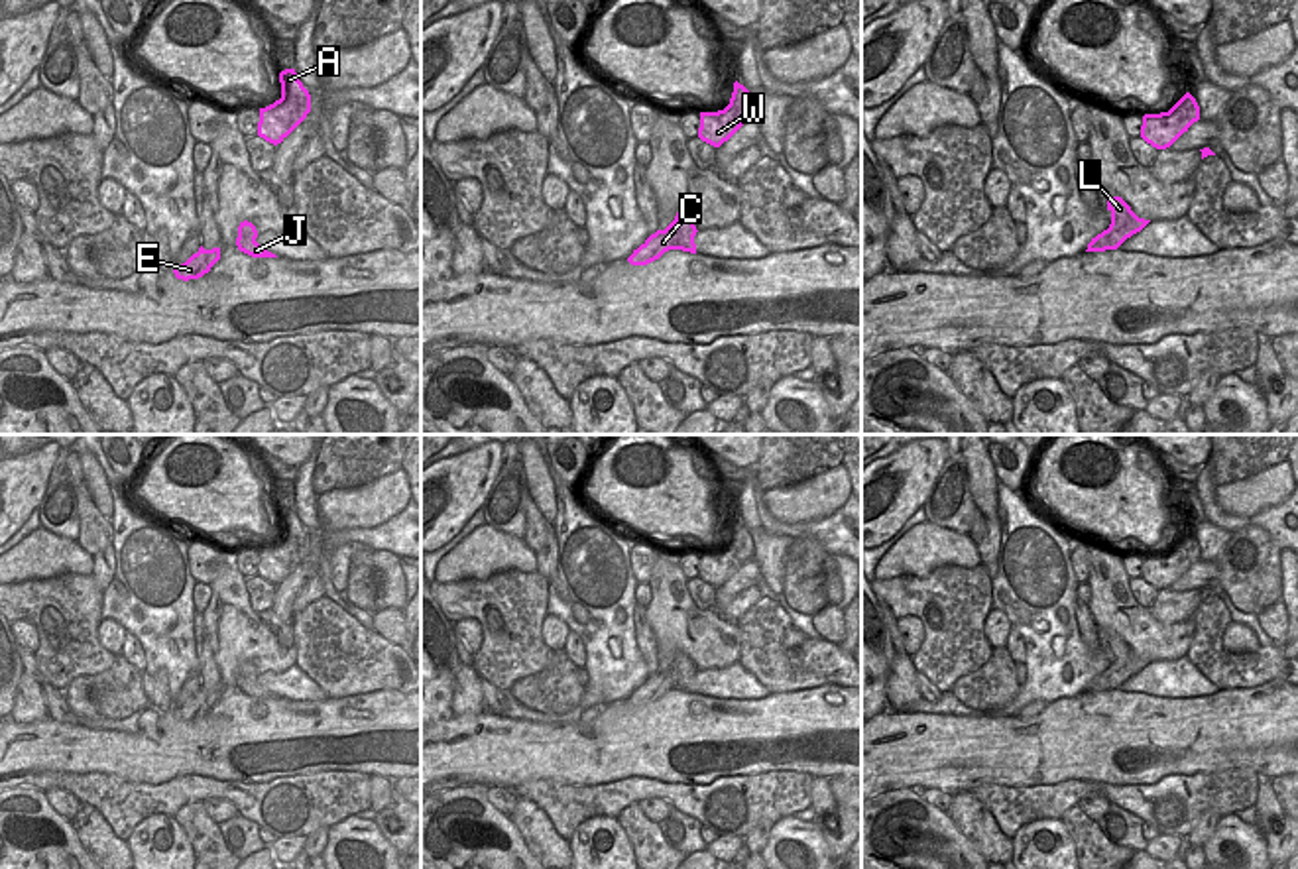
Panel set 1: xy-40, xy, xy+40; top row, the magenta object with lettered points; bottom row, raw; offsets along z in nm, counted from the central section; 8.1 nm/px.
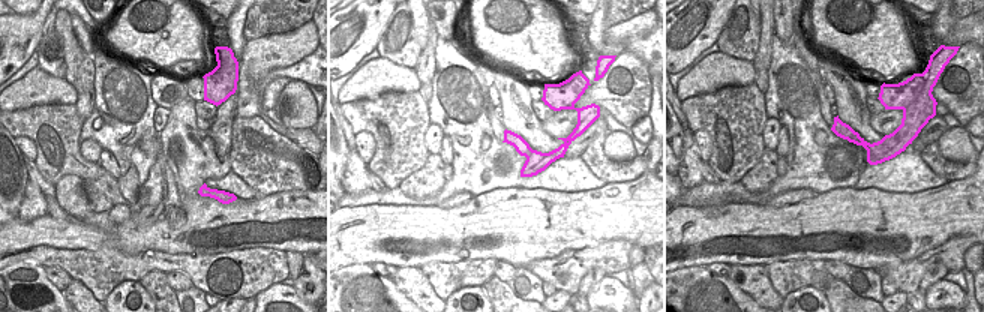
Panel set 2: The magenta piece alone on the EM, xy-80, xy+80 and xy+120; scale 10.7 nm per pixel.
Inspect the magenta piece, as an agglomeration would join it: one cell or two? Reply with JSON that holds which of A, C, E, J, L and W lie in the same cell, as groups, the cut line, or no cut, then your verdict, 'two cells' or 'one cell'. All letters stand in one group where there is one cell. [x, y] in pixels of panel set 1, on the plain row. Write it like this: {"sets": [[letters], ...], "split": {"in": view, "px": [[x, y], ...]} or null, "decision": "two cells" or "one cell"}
{"sets": [["A", "C", "E", "W"], ["J", "L"]], "split": {"in": "xy", "px": [[673, 661], [677, 667], [677, 689]]}, "decision": "two cells"}

